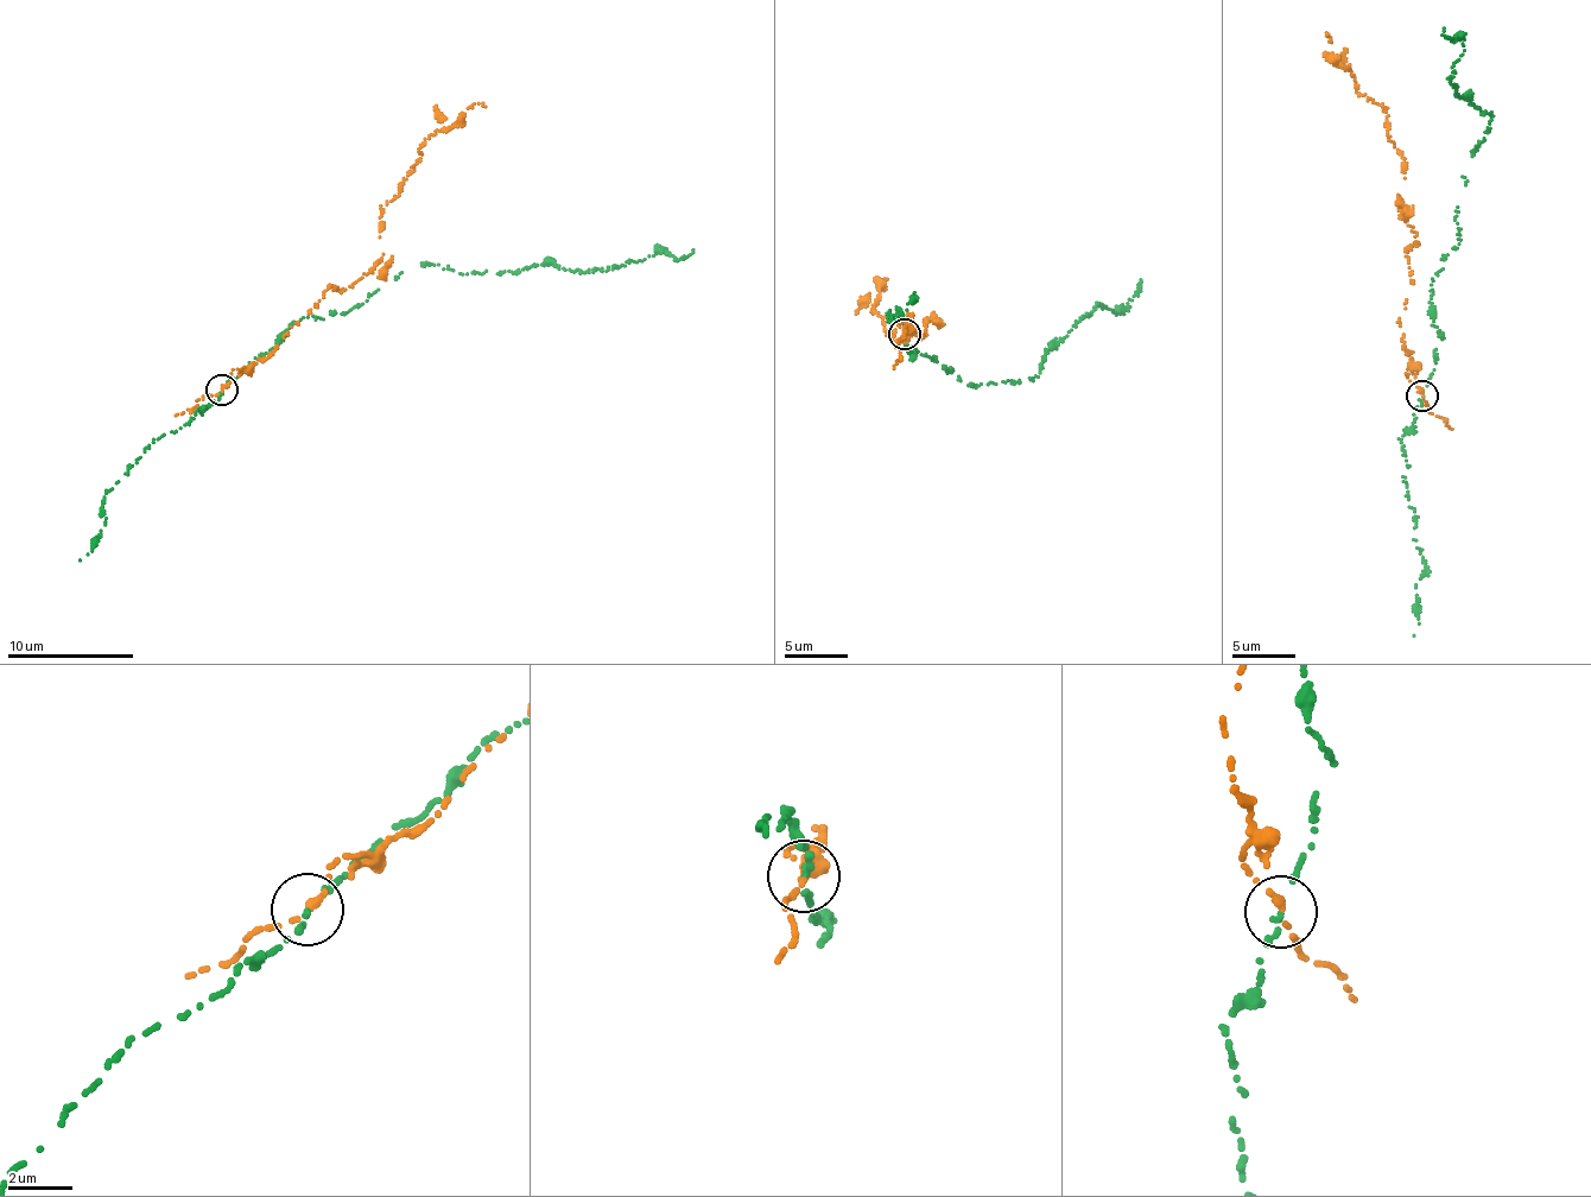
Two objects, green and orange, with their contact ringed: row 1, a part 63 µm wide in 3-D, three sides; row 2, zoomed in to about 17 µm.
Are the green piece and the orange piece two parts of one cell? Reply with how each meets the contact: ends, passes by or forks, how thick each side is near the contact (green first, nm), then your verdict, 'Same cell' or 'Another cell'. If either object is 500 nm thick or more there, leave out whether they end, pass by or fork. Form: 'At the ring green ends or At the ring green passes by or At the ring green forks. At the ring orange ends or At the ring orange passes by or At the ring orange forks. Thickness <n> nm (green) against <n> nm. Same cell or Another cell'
At the ring green passes by. At the ring orange ends. Thickness 110 nm (green) against 260 nm. Another cell

